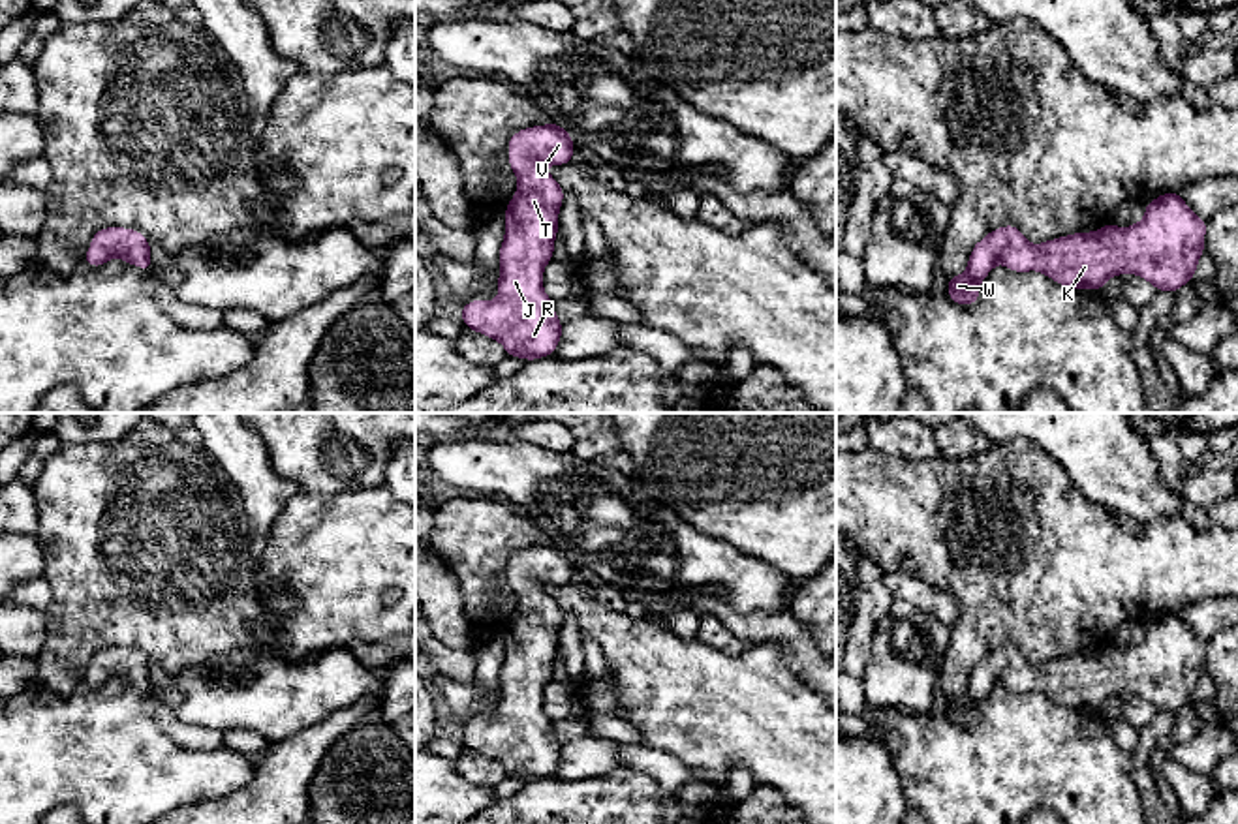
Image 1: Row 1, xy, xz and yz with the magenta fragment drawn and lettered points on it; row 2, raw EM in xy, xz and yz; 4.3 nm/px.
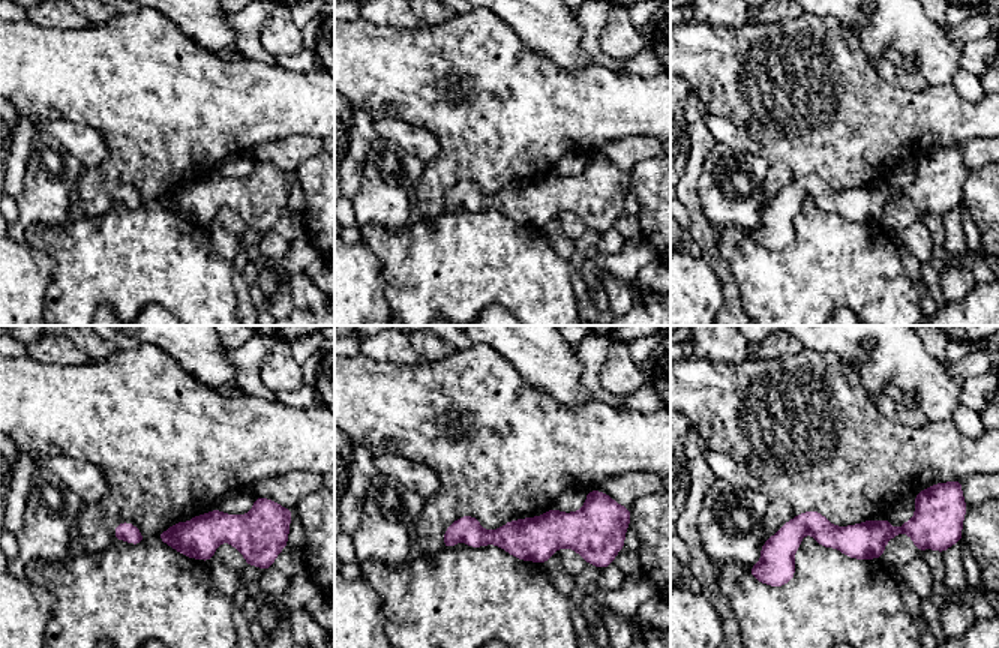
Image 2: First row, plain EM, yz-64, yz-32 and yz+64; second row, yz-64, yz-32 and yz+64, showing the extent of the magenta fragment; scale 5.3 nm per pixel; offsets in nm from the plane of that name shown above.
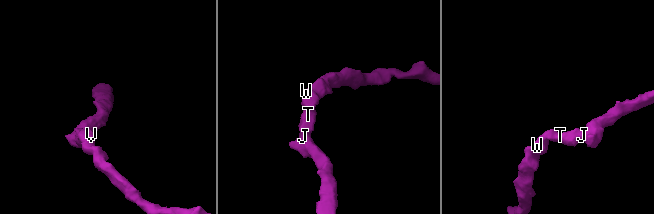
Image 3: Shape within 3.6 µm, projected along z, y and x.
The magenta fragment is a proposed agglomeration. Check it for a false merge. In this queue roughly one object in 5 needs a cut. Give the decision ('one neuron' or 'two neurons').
one neuron

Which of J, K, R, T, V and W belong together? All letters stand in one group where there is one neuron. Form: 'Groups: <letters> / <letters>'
Groups: J K R T V W

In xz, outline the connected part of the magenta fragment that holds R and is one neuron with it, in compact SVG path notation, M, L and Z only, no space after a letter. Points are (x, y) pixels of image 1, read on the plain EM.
M552 542L517 552L507 571L518 608L503 633L500 719L470 721L460 736L470 751L498 760L507 775L535 781L552 775L562 758L562 741L543 711L543 689L552 681L564 610L545 586L569 584L573 557Z

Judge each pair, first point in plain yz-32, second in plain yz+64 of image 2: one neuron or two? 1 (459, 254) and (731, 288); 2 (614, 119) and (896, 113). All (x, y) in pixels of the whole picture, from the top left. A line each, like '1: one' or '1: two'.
1: two
2: one

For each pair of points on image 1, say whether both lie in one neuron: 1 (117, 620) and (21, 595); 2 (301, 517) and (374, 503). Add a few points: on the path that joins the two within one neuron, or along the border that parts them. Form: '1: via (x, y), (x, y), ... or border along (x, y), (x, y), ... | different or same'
1: border along (42, 577), (51, 588), (51, 601), (46, 609) | different
2: via (320, 526), (352, 526), (355, 522) | same

